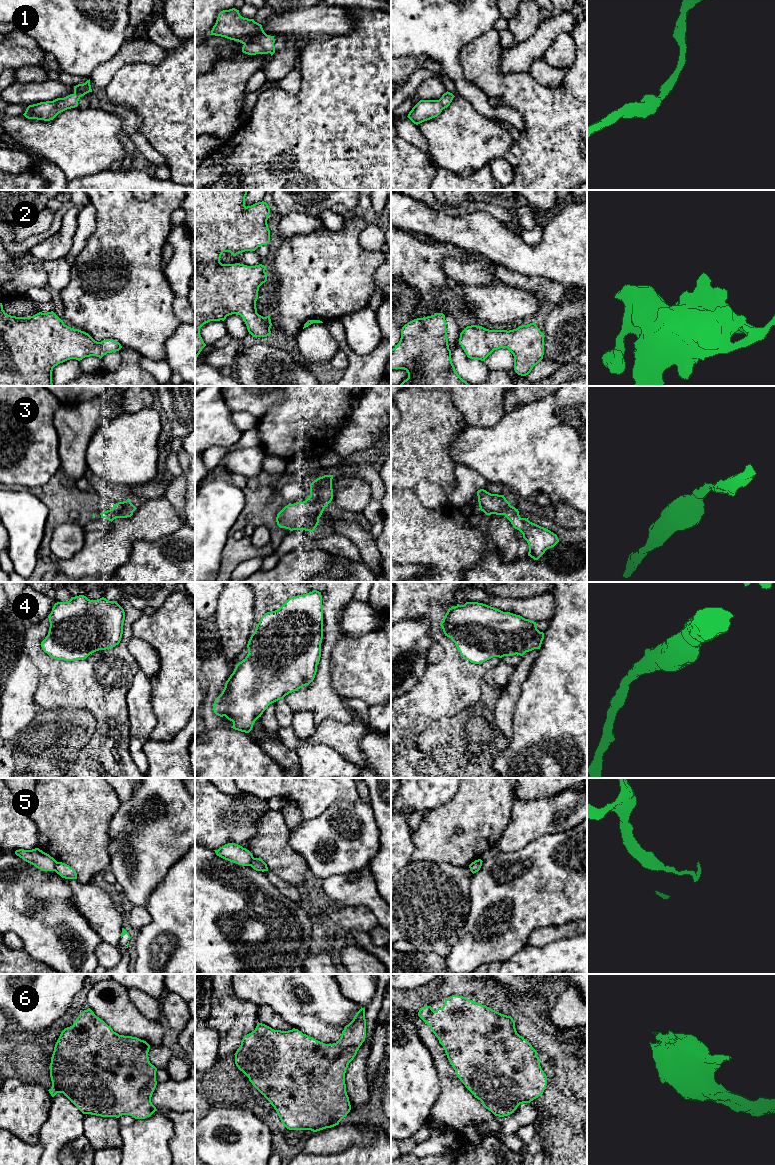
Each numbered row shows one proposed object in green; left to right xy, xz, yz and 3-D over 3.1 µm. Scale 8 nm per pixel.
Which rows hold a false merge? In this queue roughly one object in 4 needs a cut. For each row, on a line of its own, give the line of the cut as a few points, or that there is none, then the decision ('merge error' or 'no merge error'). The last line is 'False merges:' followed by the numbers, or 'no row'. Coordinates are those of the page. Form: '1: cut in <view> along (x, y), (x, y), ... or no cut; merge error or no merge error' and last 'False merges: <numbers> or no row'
1: no cut; no merge error
2: no cut; no merge error
3: no cut; no merge error
4: no cut; no merge error
5: cut in xy along (57, 862), (54, 870); merge error
6: no cut; no merge error
False merges: 5

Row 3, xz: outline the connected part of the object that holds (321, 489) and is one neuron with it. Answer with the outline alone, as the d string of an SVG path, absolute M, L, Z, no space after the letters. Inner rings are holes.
M324 475L310 483L310 496L303 502L289 503L276 517L280 528L313 532L324 509L333 499L333 475Z

